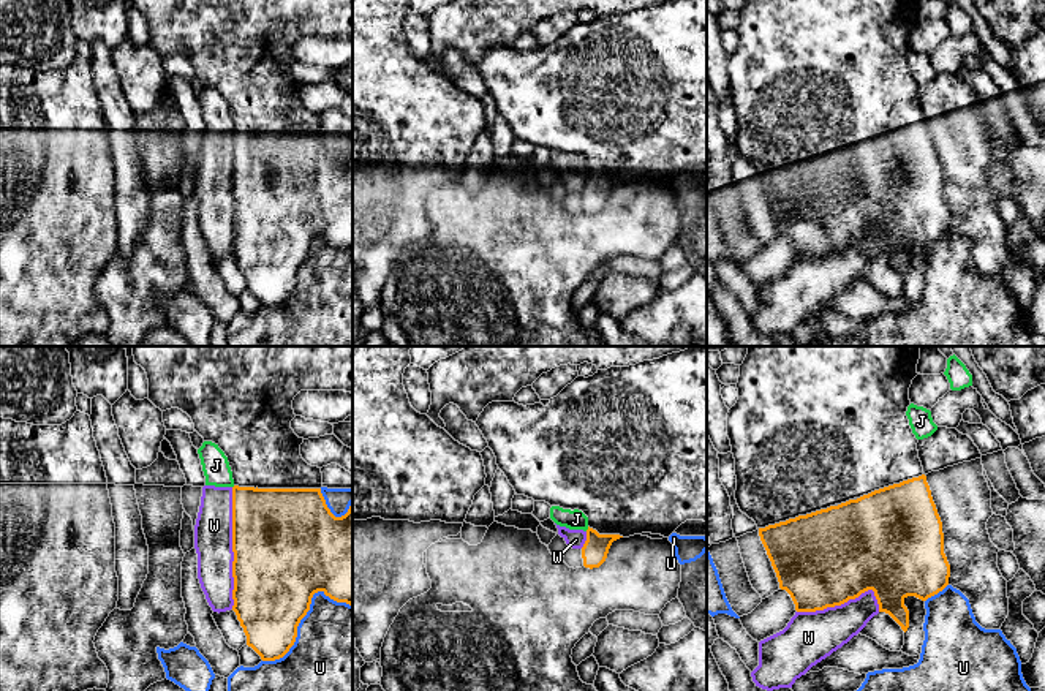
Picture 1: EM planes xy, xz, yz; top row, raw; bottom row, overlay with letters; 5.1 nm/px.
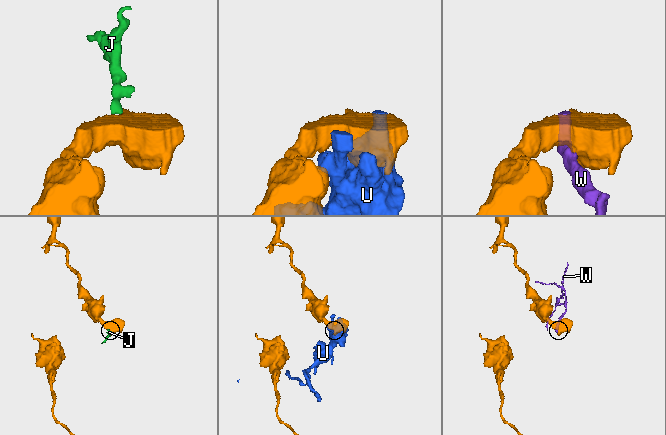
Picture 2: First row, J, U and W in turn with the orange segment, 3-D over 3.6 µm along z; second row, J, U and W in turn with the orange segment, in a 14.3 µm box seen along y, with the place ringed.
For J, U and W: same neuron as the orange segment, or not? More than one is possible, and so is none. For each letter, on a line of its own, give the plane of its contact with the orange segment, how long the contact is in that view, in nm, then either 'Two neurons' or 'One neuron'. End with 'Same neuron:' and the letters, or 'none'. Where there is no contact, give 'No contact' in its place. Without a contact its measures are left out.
J: Touches orange in xz. Shared border 30 nm. Two neurons
U: Touches orange in xy. Shared border 550 nm. Two neurons
W: Touches orange in xy. Shared border 600 nm. Two neurons
Same neuron: none

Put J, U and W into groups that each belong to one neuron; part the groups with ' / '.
J W / U

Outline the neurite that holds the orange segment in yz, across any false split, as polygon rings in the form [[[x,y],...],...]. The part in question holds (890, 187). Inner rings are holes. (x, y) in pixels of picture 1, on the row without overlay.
[[[746,0],[740,11],[738,46],[727,59],[727,82],[735,104],[737,122],[735,145],[740,157],[756,168],[779,234],[790,240],[797,258],[816,258],[841,251],[873,236],[879,258],[888,259],[906,278],[909,256],[904,251],[904,245],[915,242],[926,247],[949,231],[950,210],[944,199],[942,168],[919,104],[919,85],[912,79],[906,62],[911,51],[909,33],[919,21],[919,5],[920,0]]]

